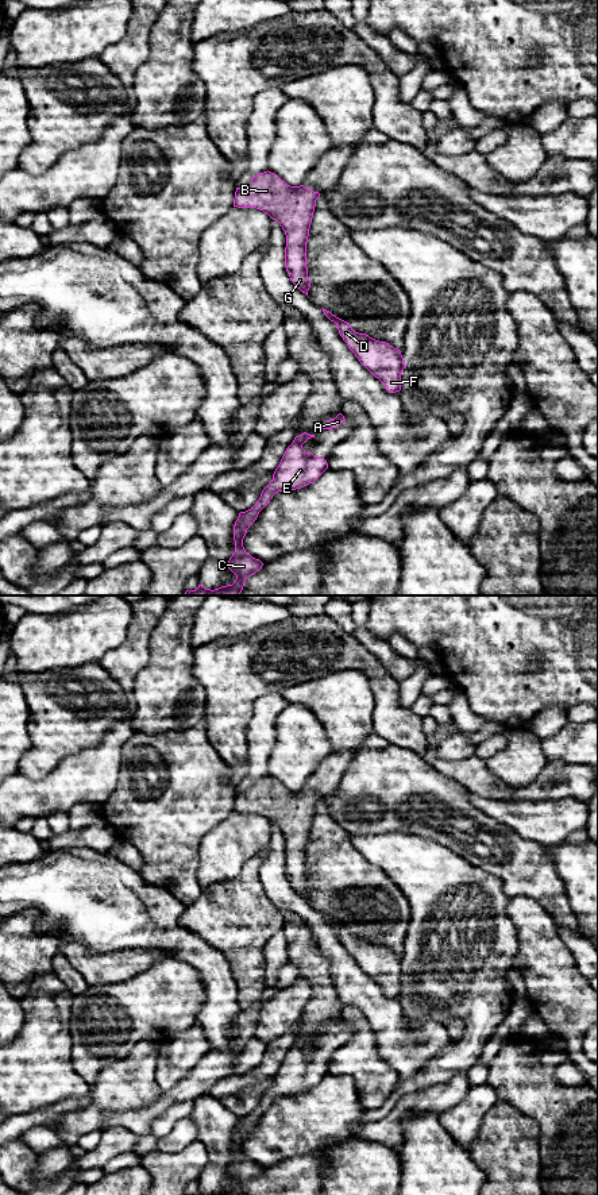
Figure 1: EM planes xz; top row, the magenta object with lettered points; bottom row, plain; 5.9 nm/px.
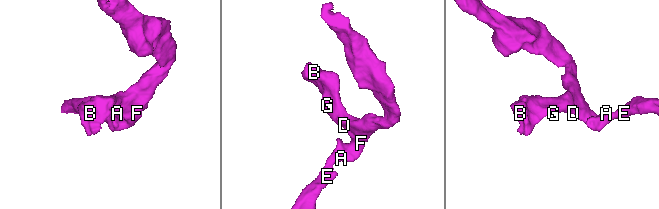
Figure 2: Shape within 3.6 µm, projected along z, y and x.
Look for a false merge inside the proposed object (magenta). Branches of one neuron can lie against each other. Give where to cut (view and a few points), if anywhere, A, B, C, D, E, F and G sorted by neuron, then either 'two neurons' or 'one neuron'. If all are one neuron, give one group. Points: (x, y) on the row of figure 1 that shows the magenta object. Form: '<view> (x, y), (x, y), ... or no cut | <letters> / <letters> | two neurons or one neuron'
no cut | A B C D E F G | one neuron

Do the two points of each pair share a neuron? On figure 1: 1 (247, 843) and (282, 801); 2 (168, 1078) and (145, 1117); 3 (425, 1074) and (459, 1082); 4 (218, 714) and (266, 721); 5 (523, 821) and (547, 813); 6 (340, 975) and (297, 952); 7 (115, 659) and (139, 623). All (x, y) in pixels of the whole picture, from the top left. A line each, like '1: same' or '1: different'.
1: different
2: different
3: different
4: different
5: same
6: different
7: same

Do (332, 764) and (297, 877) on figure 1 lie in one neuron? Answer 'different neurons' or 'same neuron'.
same neuron

